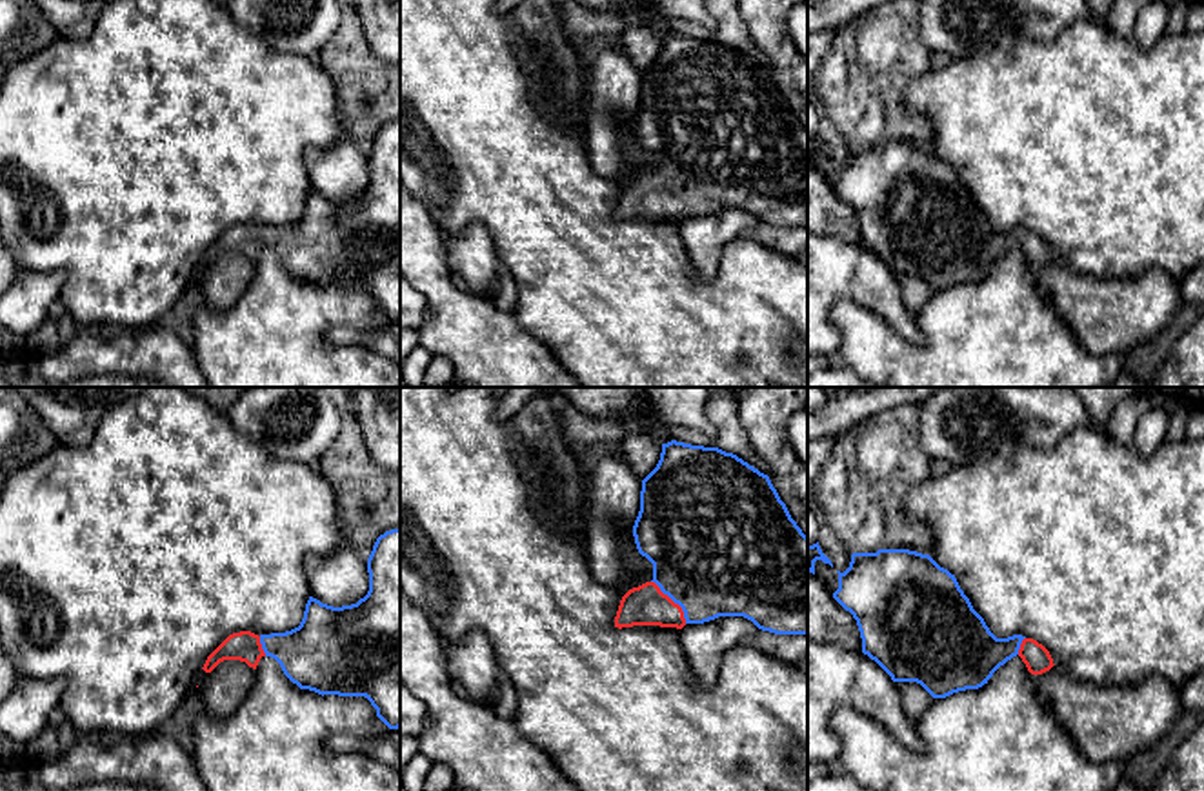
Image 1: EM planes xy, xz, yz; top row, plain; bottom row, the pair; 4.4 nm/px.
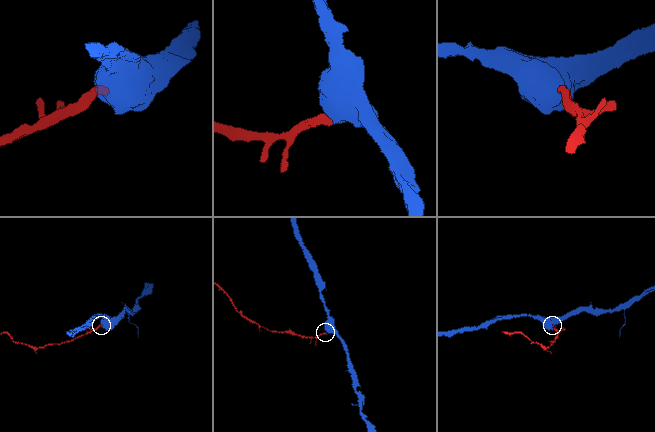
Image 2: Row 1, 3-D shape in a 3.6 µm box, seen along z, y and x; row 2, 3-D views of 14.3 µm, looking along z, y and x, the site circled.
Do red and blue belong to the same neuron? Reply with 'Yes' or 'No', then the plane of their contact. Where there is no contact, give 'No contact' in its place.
Yes. Touches red in xz

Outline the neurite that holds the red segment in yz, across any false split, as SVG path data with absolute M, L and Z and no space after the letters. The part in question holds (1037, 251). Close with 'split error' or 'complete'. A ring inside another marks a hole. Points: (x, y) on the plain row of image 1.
M909 142L853 145L849 160L838 165L833 191L857 213L862 245L875 253L893 275L917 275L933 291L978 282L1013 249L1020 249L1031 267L1055 256L1049 244L1033 231L1013 227L997 231L973 202L955 167L929 147Z | split error

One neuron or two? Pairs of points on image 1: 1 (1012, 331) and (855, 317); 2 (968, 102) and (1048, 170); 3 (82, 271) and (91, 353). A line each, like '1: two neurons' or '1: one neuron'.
1: one neuron
2: one neuron
3: two neurons

